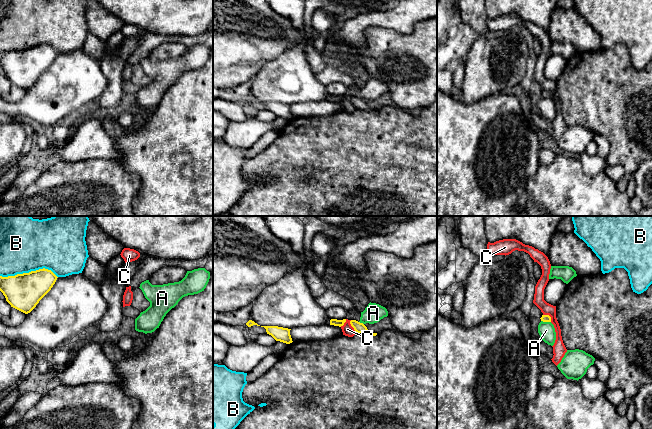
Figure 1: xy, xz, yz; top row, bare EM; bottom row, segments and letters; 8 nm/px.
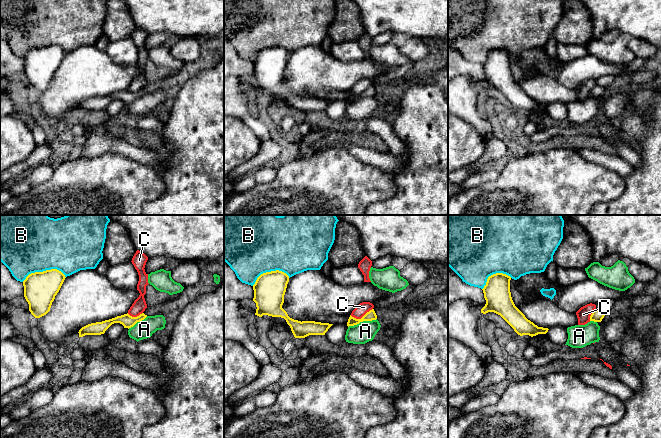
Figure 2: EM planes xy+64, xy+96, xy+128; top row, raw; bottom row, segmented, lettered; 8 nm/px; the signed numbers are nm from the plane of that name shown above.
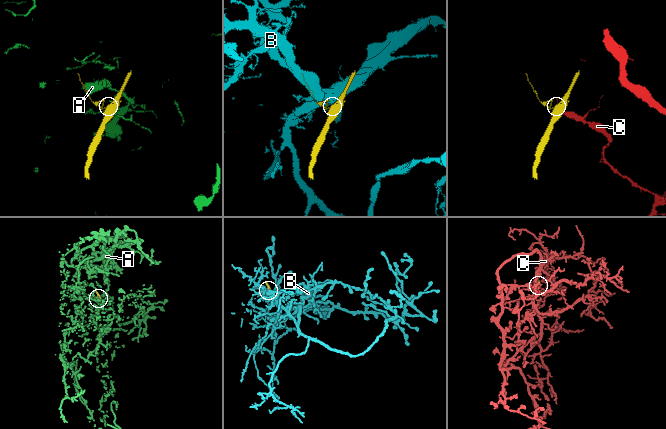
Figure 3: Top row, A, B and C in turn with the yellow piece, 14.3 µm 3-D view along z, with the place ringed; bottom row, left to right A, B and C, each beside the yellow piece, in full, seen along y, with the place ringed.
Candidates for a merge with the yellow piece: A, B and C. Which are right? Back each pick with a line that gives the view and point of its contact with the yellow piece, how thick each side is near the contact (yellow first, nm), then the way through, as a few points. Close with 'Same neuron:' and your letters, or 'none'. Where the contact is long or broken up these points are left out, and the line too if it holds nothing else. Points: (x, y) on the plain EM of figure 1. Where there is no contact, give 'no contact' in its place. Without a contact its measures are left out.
Same neuron: none

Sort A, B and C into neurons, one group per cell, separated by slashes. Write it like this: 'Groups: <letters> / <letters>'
Groups: A / B / C

